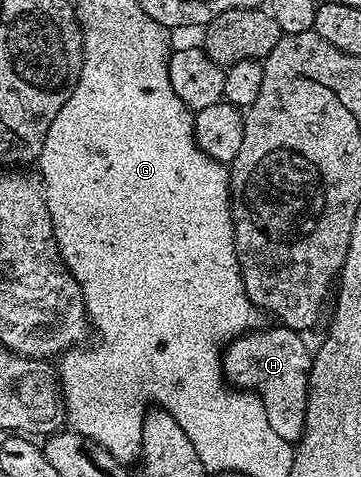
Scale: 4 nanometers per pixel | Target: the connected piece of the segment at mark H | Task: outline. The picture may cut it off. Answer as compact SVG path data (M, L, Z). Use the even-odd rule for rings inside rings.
M273 324L270 330L258 328L230 342L223 351L225 380L239 390L247 390L260 398L267 412L267 424L282 443L300 442L307 420L309 369L313 363L311 346L298 331Z

